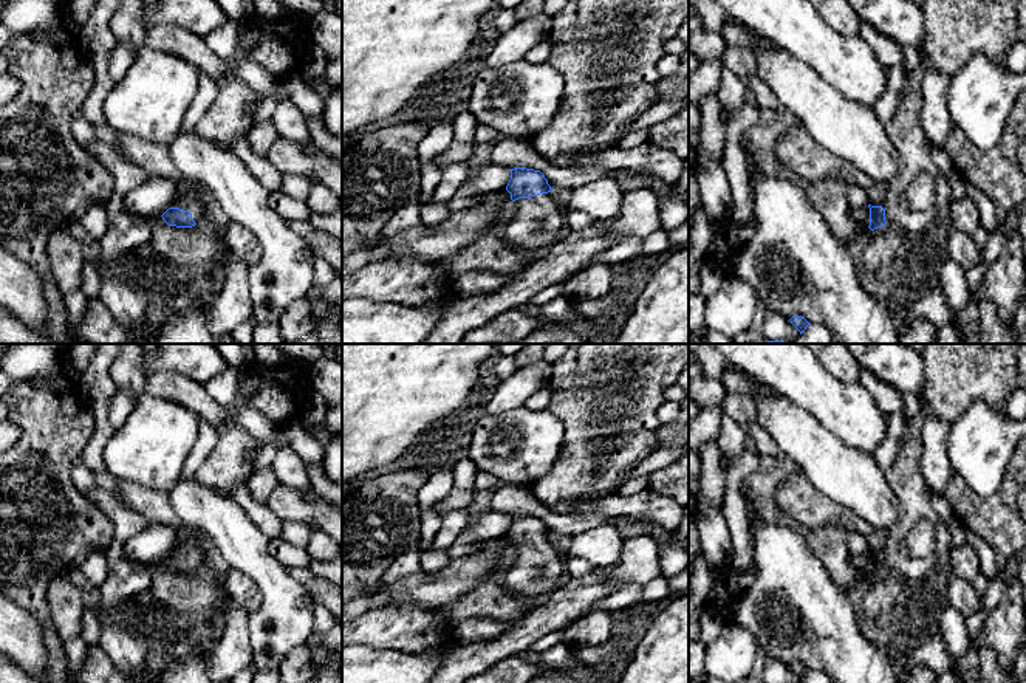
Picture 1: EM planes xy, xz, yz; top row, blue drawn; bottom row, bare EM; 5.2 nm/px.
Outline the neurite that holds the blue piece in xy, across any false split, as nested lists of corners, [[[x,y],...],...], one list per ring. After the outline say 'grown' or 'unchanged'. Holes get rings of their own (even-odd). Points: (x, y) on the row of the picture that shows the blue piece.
[[[183,181],[184,192],[175,203],[161,215],[169,226],[192,228],[195,225],[206,225],[210,217],[210,200],[201,184]]] | grown

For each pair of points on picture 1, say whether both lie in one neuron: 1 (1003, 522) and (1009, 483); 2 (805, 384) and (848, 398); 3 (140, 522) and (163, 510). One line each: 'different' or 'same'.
1: same
2: same
3: different

